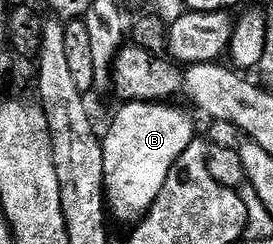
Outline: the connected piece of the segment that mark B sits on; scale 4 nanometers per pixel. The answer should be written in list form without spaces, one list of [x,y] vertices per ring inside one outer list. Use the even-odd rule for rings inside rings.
[[[126,102],[102,138],[107,205],[124,222],[135,224],[158,200],[175,162],[198,138],[192,118],[176,104]]]

